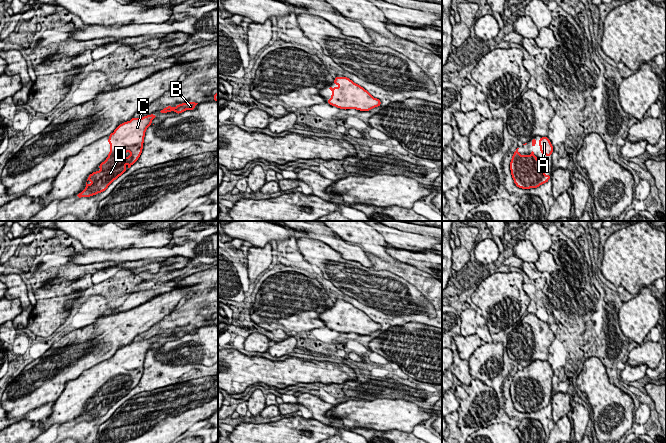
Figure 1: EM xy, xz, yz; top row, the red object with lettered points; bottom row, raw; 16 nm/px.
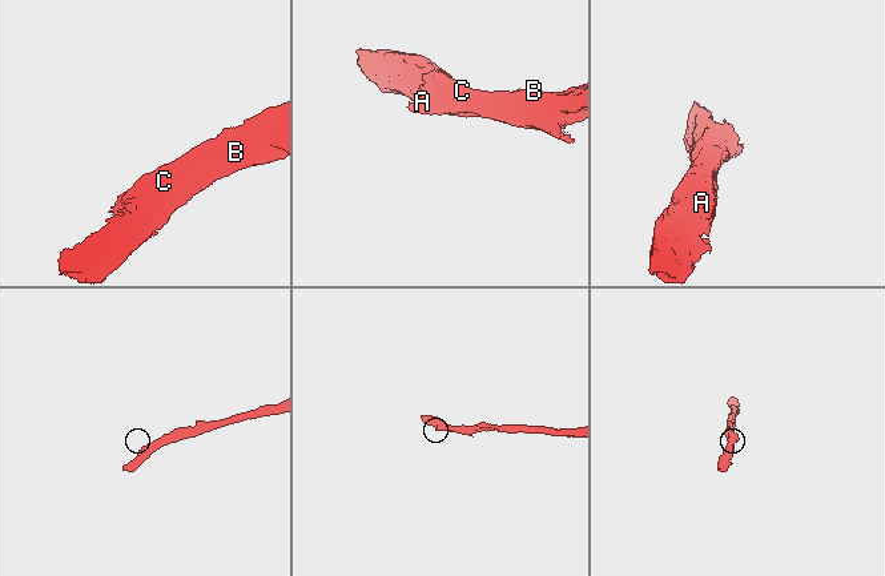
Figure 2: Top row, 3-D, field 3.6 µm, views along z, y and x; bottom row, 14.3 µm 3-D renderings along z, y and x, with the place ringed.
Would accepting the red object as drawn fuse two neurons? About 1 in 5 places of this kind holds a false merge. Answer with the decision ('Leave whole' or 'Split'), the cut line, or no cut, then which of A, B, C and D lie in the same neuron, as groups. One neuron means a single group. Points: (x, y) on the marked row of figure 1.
Leave whole. No split. Groups: A B C D

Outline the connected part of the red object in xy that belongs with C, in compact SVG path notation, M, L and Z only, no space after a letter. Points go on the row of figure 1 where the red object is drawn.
M150 114L142 118L133 117L130 121L121 123L114 132L109 135L108 143L111 149L108 153L108 157L99 164L99 171L95 171L88 176L87 181L90 180L92 183L89 185L86 182L85 189L81 193L78 193L76 197L91 197L104 192L112 182L125 173L127 171L125 165L128 163L128 168L130 168L139 159L143 150L145 132L152 124L152 120L156 117L157 115Z

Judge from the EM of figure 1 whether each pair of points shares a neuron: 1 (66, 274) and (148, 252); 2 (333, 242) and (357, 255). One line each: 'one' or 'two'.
1: two
2: one

